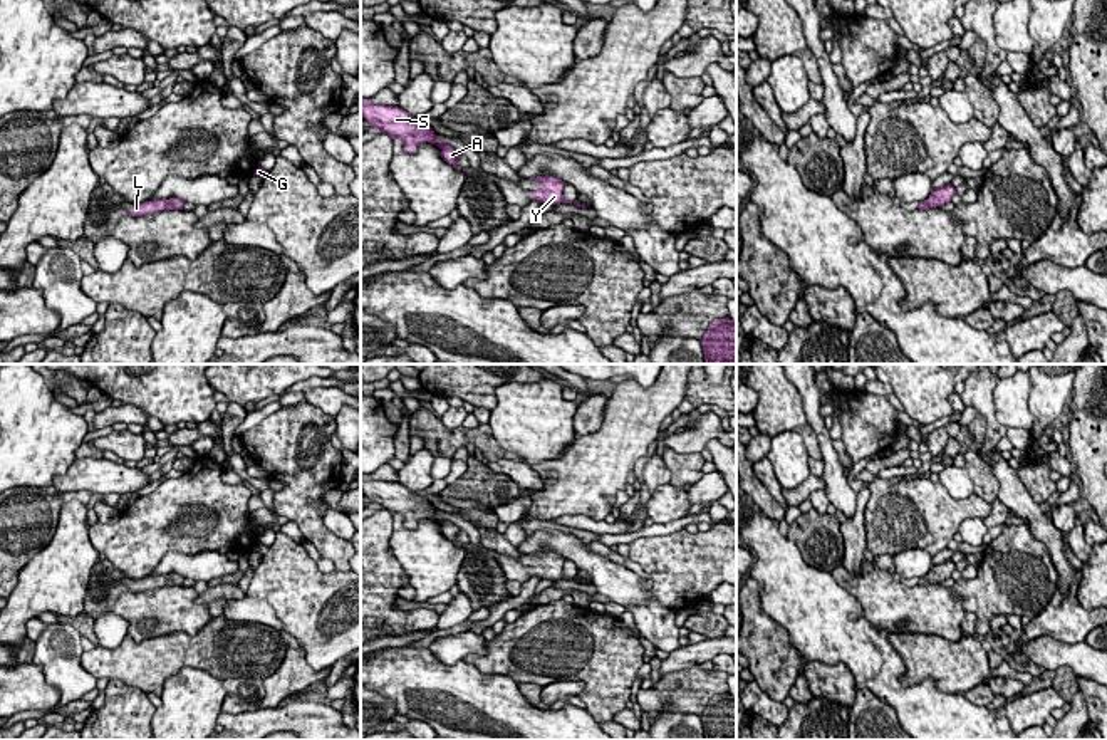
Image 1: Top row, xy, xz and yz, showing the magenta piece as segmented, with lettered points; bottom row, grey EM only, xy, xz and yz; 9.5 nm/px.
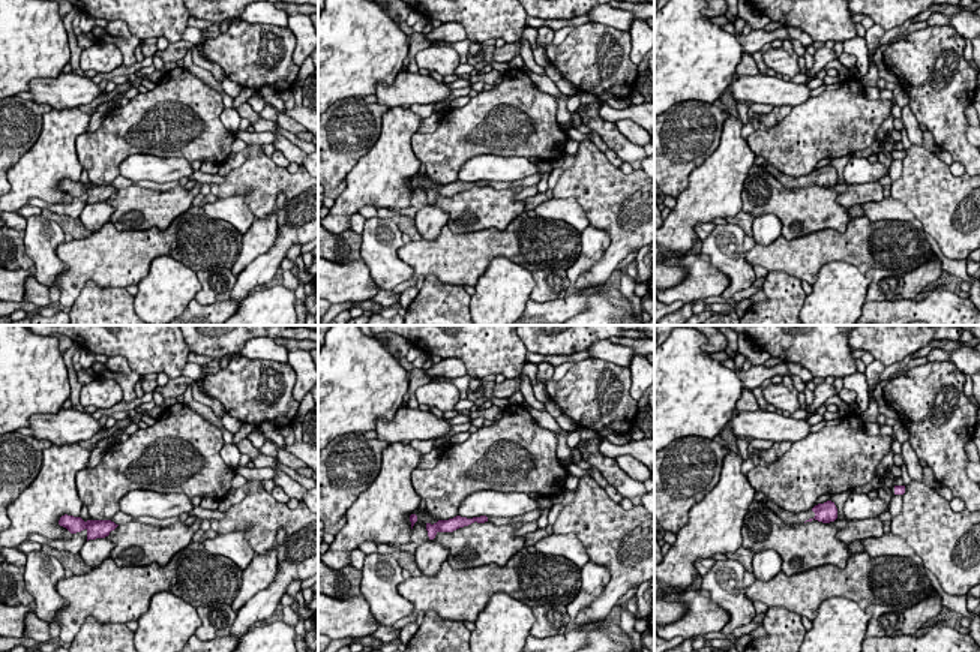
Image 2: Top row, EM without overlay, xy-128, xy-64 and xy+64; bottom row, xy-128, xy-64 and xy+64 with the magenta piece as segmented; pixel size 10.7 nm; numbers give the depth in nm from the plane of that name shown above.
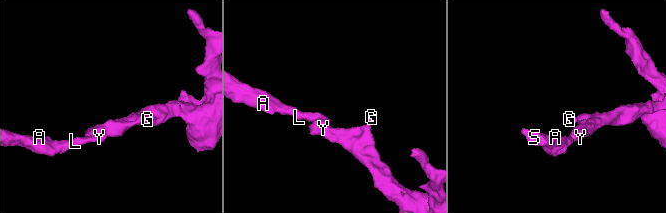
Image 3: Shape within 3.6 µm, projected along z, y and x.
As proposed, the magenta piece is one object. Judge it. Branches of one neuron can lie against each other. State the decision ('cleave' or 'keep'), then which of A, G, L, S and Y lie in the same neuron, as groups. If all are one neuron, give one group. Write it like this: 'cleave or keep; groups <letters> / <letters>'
keep; groups A G L S Y

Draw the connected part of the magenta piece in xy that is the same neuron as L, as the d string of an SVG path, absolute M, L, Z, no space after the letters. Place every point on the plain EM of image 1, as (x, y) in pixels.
M179 574L143 577L143 579L134 581L129 589L133 592L143 592L143 591L156 589L161 586L183 586L184 579L186 577Z

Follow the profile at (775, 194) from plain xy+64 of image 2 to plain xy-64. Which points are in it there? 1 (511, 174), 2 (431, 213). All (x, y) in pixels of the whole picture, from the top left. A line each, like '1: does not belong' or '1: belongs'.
1: does not belong
2: does not belong

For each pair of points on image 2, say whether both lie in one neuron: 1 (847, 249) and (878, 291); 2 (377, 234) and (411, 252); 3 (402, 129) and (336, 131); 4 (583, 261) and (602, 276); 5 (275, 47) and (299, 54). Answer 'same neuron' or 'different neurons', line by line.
1: different neurons
2: different neurons
3: different neurons
4: different neurons
5: different neurons

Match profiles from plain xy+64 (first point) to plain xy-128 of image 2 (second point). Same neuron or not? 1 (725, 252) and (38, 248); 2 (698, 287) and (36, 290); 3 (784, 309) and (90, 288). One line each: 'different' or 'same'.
1: same
2: different
3: same

